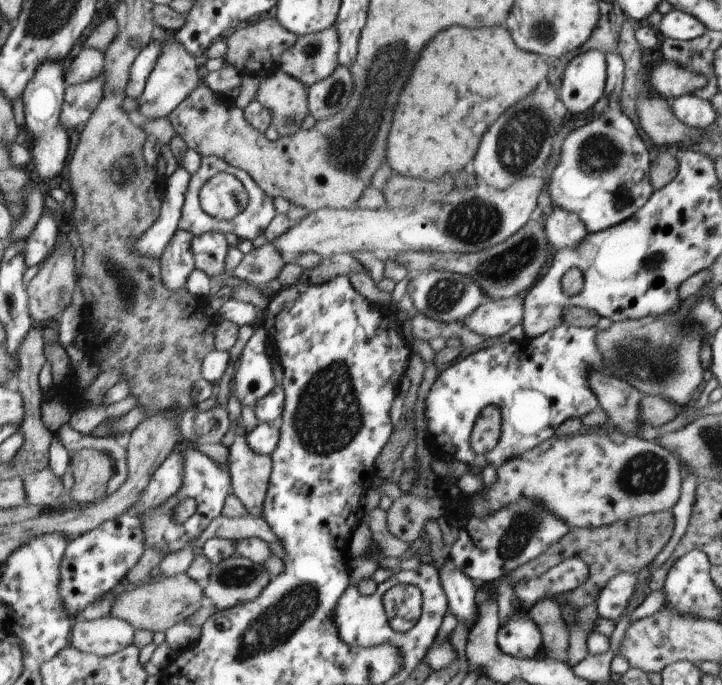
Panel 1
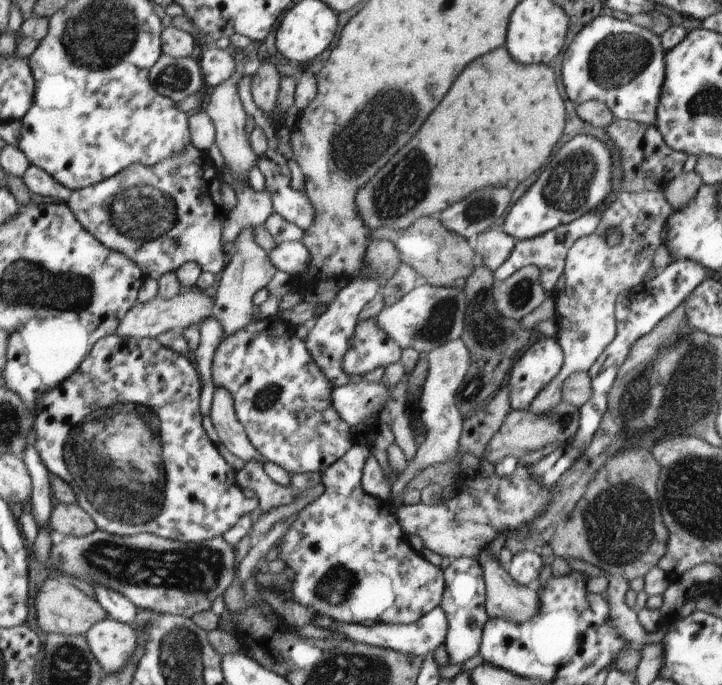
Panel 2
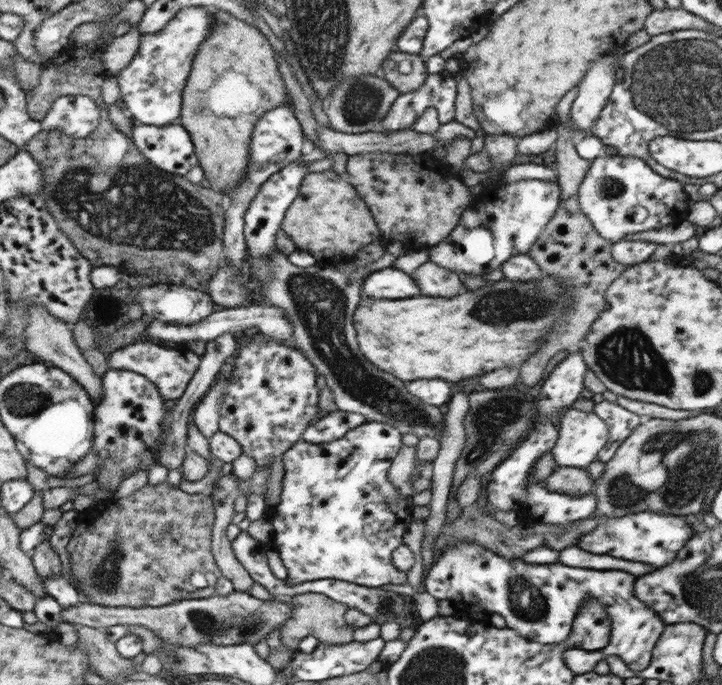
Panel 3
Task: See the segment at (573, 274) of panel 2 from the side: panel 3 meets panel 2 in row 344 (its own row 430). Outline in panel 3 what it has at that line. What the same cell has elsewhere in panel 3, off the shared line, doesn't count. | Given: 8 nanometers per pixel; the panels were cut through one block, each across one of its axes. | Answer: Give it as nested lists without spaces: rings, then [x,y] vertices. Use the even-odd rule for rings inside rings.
[[[568,408],[562,416],[559,440],[552,451],[558,467],[572,467],[586,469],[591,462],[598,460],[598,454],[608,440],[610,425],[602,420],[596,412],[584,412]]]

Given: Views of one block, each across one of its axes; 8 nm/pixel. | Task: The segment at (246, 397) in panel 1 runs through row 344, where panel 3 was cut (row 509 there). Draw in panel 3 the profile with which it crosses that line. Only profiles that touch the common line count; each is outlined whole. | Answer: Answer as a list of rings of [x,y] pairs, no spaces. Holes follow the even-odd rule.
[[[252,339],[237,349],[237,356],[230,380],[225,386],[219,431],[240,443],[243,453],[256,461],[255,472],[250,477],[250,492],[246,495],[249,521],[260,520],[266,503],[264,494],[270,472],[270,462],[280,460],[285,452],[303,440],[304,431],[312,418],[318,414],[318,390],[316,390],[316,368],[312,360],[302,351],[286,348],[276,342]]]

